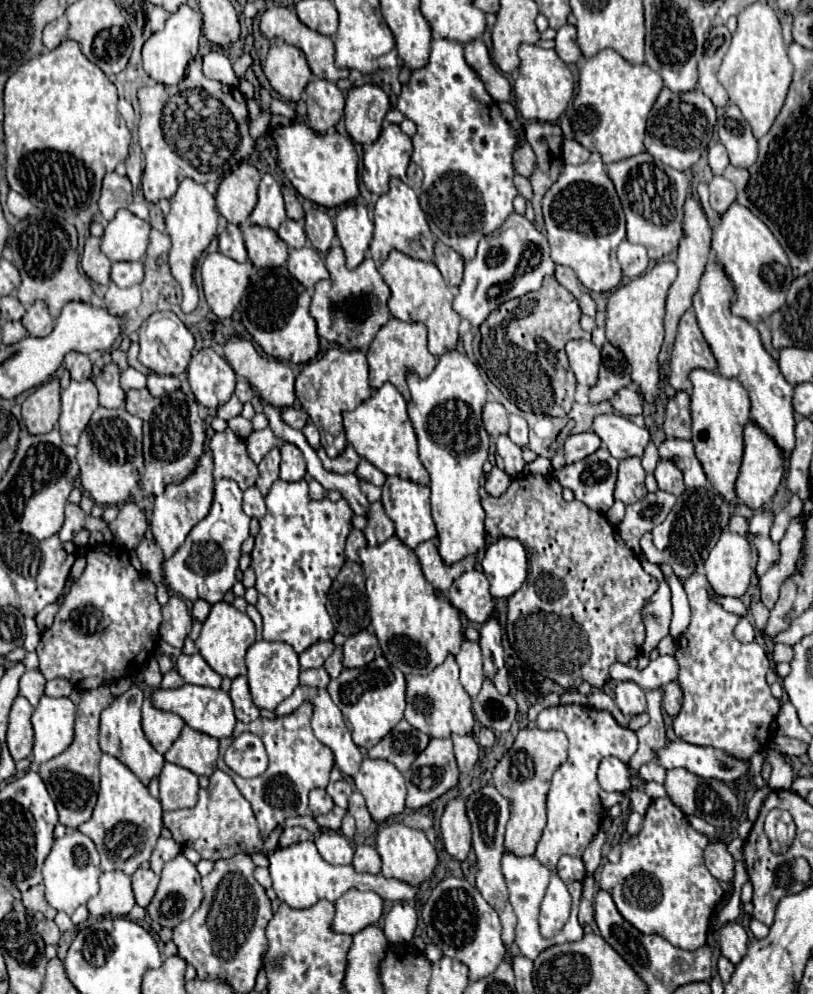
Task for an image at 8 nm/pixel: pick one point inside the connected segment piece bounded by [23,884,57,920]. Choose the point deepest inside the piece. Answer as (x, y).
(33, 900)

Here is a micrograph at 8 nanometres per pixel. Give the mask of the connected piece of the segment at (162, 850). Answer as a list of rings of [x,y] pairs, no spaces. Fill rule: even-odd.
[[[159,838],[159,840],[157,840],[157,846],[155,846],[153,854],[151,854],[151,860],[149,860],[151,870],[153,870],[155,874],[161,874],[163,864],[169,862],[169,860],[173,860],[179,852],[181,852],[181,846],[179,846],[175,840]]]

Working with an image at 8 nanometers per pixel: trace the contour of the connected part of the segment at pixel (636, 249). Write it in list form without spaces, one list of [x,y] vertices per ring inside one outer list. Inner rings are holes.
[[[623,242],[617,250],[617,258],[623,266],[623,274],[629,278],[637,278],[639,274],[643,274],[649,266],[649,256],[647,250],[639,244],[631,244],[631,242]]]

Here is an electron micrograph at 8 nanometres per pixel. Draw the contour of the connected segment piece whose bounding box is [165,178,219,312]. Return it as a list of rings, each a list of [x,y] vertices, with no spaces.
[[[191,178],[181,180],[173,200],[171,200],[171,212],[165,218],[167,234],[171,236],[171,250],[169,250],[169,266],[173,268],[175,280],[183,288],[183,304],[181,308],[185,312],[193,312],[197,306],[197,286],[193,284],[193,268],[195,262],[201,258],[209,242],[217,236],[217,218],[219,212],[215,208],[215,198],[205,190],[205,186],[193,182]]]

